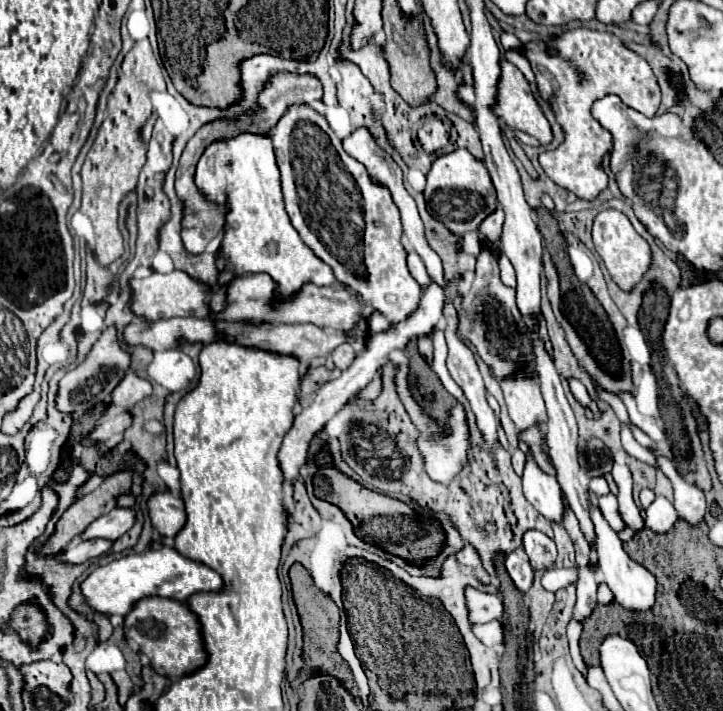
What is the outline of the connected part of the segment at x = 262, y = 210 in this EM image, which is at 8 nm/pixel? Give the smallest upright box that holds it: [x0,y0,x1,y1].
[195,132,335,302]

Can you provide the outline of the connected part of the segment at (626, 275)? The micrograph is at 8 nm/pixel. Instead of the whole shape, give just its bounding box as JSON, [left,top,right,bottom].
[593,210,651,290]

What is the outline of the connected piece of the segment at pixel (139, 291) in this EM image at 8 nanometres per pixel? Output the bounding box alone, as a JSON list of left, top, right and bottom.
[129,270,211,322]

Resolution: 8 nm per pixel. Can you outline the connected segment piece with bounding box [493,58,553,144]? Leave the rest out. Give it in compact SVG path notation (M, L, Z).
M501 58L501 80L497 82L497 104L493 104L493 112L497 112L497 118L503 118L503 122L509 128L515 130L523 130L529 136L535 136L541 144L549 144L551 142L551 126L547 122L547 118L543 116L531 88L529 82L525 80L525 76L507 60Z

